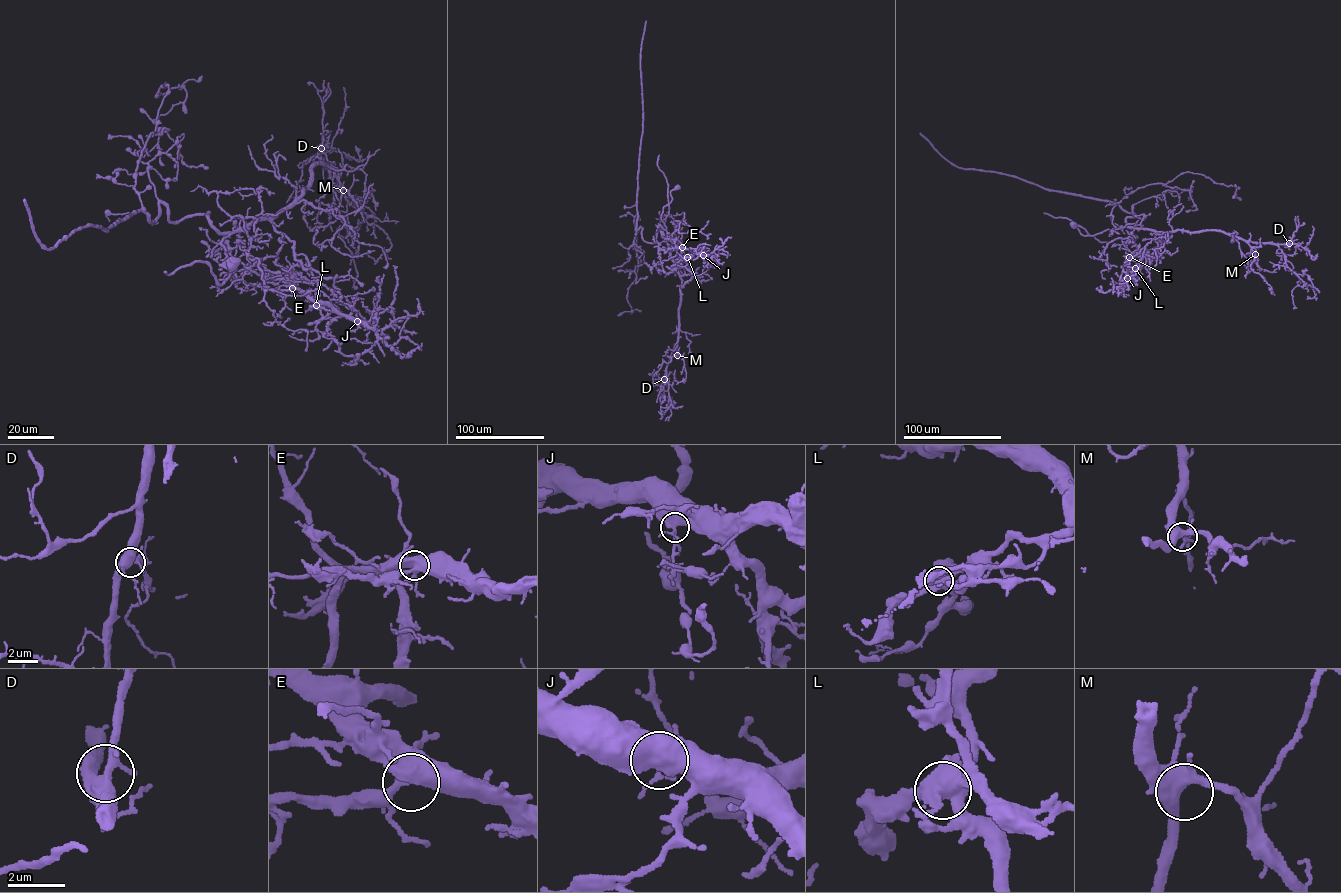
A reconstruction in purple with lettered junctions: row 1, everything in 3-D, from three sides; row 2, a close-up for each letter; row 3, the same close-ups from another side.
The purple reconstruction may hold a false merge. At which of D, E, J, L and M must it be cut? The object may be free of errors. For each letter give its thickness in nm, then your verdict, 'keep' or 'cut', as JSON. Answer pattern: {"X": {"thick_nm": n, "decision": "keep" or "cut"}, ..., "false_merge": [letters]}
{"D": {"thick_nm": 460, "decision": "keep"}, "E": {"thick_nm": 480, "decision": "keep"}, "J": {"thick_nm": 440, "decision": "keep"}, "L": {"thick_nm": 550, "decision": "cut"}, "M": {"thick_nm": 480, "decision": "keep"}, "false_merge": ["L"]}

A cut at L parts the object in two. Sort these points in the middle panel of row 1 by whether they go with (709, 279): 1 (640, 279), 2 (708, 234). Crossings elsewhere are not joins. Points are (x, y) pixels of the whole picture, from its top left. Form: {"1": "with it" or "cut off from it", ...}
{"1": "with it", "2": "with it"}

